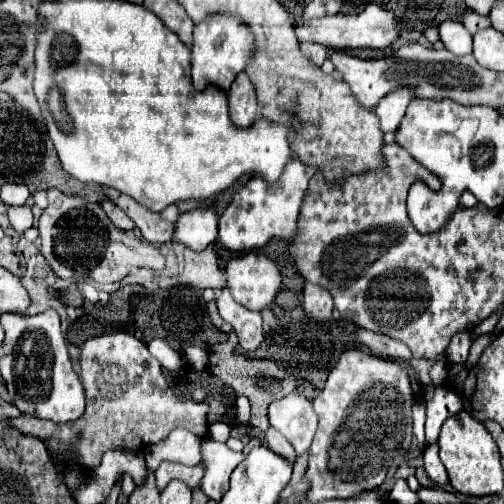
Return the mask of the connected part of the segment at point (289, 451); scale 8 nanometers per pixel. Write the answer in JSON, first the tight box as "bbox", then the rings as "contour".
{"bbox":[266,427,296,459],"contour":[[[268,427],[268,431],[266,431],[266,443],[268,443],[268,447],[274,451],[274,453],[278,453],[278,455],[282,455],[282,457],[286,457],[286,459],[296,459],[296,453],[294,453],[294,449],[290,447],[290,443],[284,439],[284,435],[280,435],[274,427]]]}

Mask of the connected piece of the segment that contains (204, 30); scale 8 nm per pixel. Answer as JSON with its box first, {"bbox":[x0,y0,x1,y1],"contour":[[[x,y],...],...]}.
{"bbox":[192,15,254,91],"contour":[[[210,15],[200,25],[194,27],[194,43],[192,43],[192,83],[196,89],[204,89],[206,85],[216,85],[224,91],[232,85],[234,77],[246,69],[248,57],[254,49],[252,33],[244,27],[240,19],[234,15]]]}

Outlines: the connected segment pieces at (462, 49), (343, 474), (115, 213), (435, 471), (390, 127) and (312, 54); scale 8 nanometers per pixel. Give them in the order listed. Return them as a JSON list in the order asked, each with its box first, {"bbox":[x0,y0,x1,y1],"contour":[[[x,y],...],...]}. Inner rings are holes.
[{"bbox":[438,19,472,55],"contour":[[[448,19],[438,25],[440,39],[444,41],[446,49],[454,55],[464,55],[472,51],[472,35],[466,31],[466,27],[460,21]]]},{"bbox":[306,349,414,503],"contour":[[[360,349],[344,351],[312,405],[320,421],[308,451],[306,501],[310,503],[346,499],[382,485],[386,473],[412,449],[414,391],[408,373],[396,361]]]},{"bbox":[102,199,136,229],"contour":[[[104,199],[104,201],[102,201],[102,207],[104,207],[106,215],[110,217],[110,221],[112,221],[116,227],[120,227],[120,229],[134,229],[134,227],[136,227],[136,225],[132,223],[132,219],[130,219],[122,209],[118,209],[110,199]]]},{"bbox":[424,443,448,485],"contour":[[[436,443],[434,445],[428,445],[424,449],[424,469],[428,473],[428,477],[436,483],[436,485],[446,485],[448,483],[448,473],[438,457],[438,447]]]},{"bbox":[376,87,416,131],"contour":[[[400,87],[392,93],[388,93],[376,107],[376,115],[380,119],[380,129],[382,131],[396,131],[400,125],[400,119],[406,113],[408,103],[416,99],[416,91],[412,87]]]},{"bbox":[300,43,328,67],"contour":[[[300,43],[300,49],[316,67],[322,67],[324,59],[328,57],[328,49],[320,43]]]}]

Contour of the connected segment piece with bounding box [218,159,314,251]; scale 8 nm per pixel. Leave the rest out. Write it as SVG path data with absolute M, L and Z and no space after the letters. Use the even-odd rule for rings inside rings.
M298 159L286 165L280 181L274 187L268 187L264 179L250 179L226 207L218 223L218 241L230 251L250 251L264 247L272 237L290 239L296 233L296 219L302 203L302 195L308 187L310 177L314 175L312 167L304 167Z

